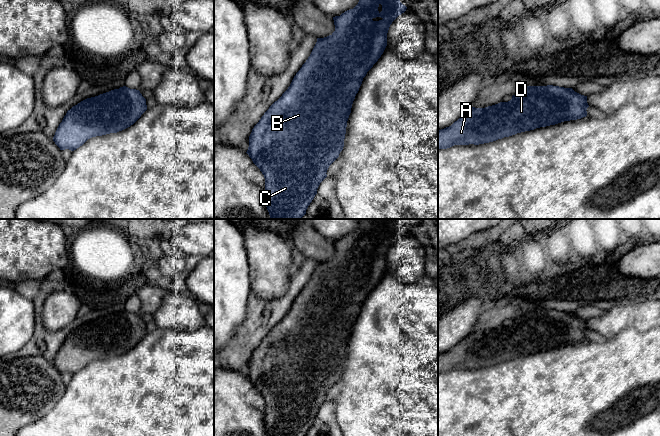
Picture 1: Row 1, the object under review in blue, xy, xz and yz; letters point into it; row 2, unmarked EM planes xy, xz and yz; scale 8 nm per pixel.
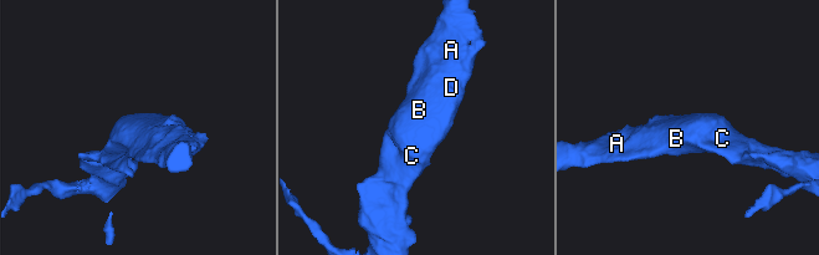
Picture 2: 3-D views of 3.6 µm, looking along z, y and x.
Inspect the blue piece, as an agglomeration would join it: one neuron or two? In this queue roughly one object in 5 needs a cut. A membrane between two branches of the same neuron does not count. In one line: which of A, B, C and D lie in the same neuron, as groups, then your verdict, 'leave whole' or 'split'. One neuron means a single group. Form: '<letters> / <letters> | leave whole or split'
A B C D | leave whole

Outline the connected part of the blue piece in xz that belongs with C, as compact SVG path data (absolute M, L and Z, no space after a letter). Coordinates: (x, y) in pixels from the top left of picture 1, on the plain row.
M359 219L359 226L353 233L345 235L340 240L333 241L335 255L327 261L317 262L317 266L310 280L296 297L288 313L269 331L259 346L254 350L249 360L249 371L246 377L264 399L264 422L268 436L306 436L308 430L317 418L320 407L327 401L326 397L329 390L339 381L340 376L343 374L347 345L363 302L383 278L387 270L387 257L390 249L399 239L404 237L406 233L407 231L393 219Z

